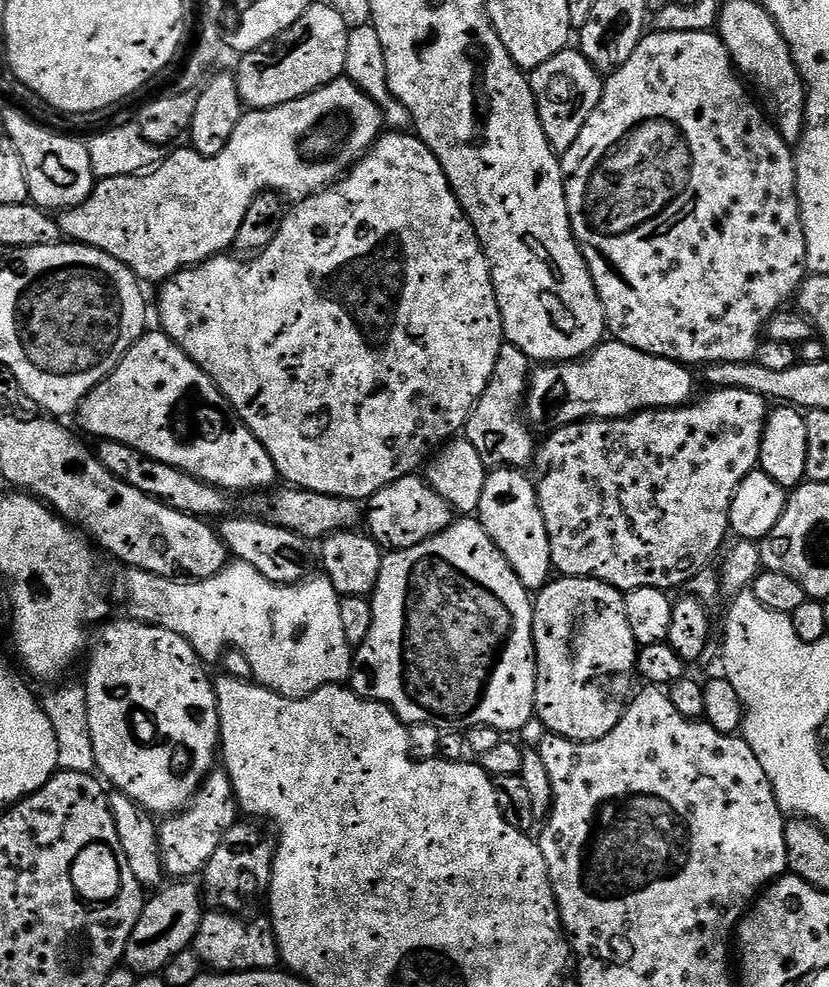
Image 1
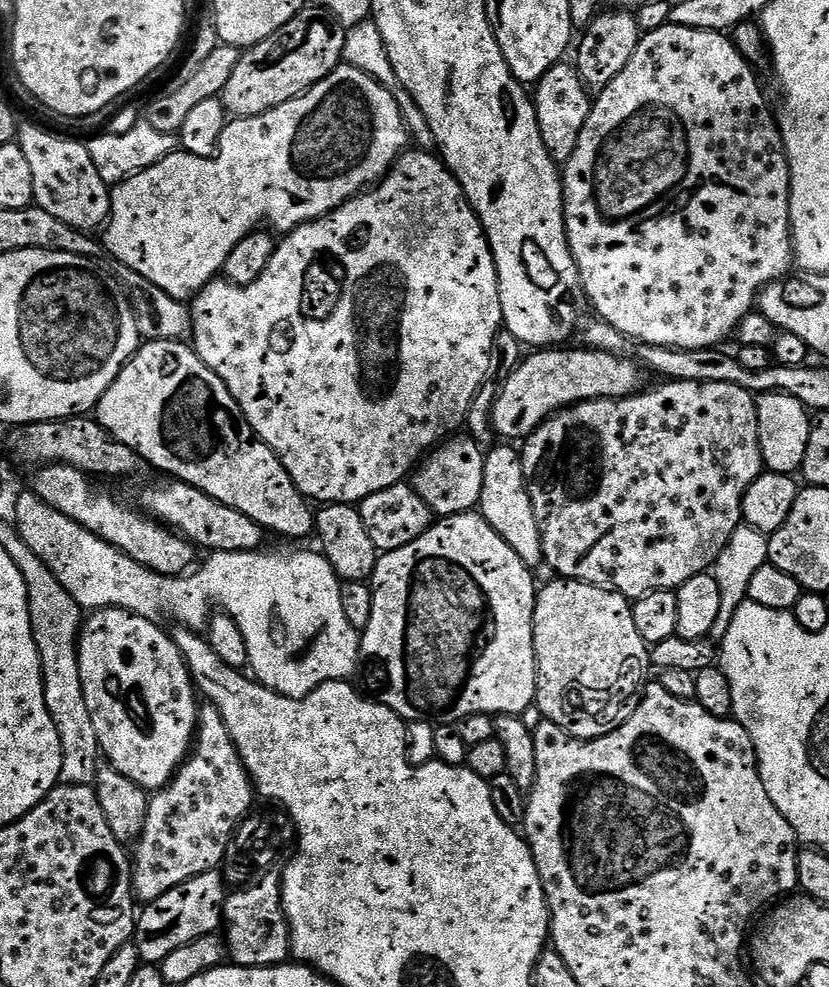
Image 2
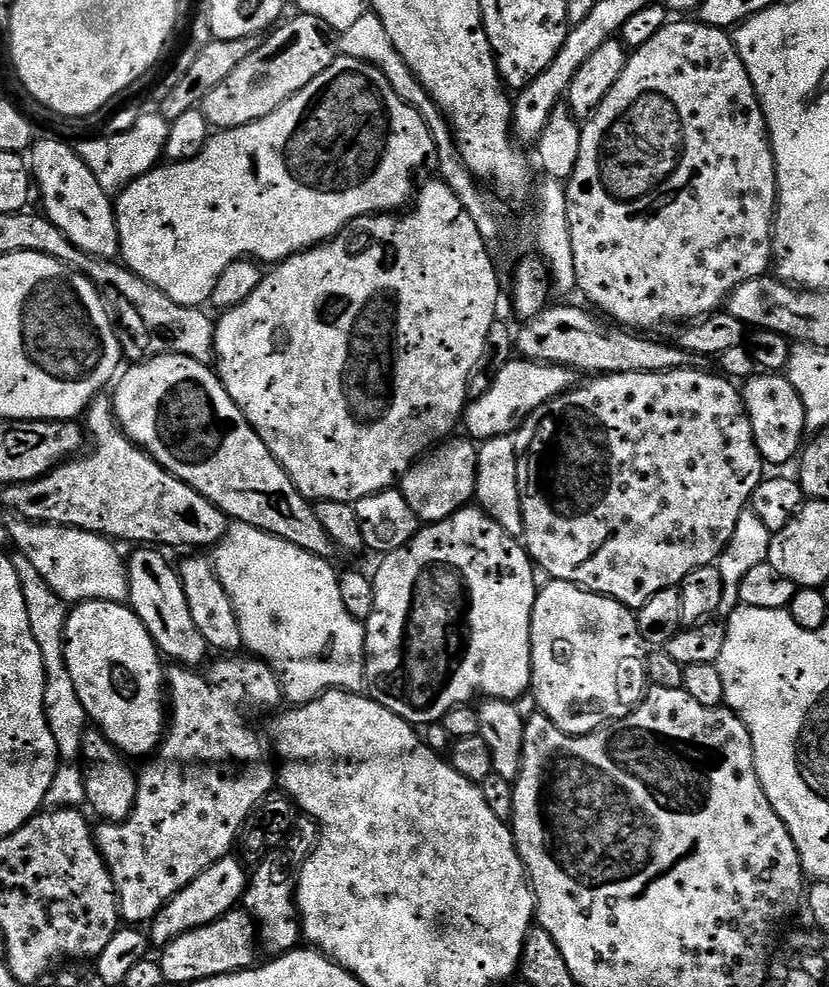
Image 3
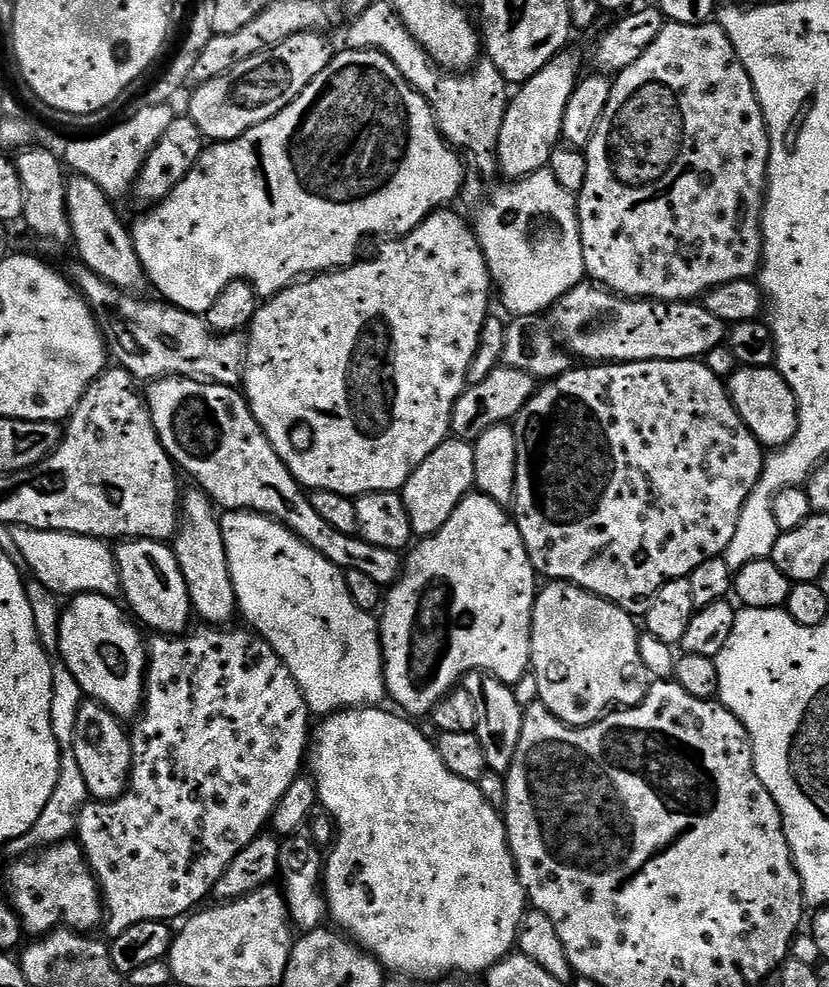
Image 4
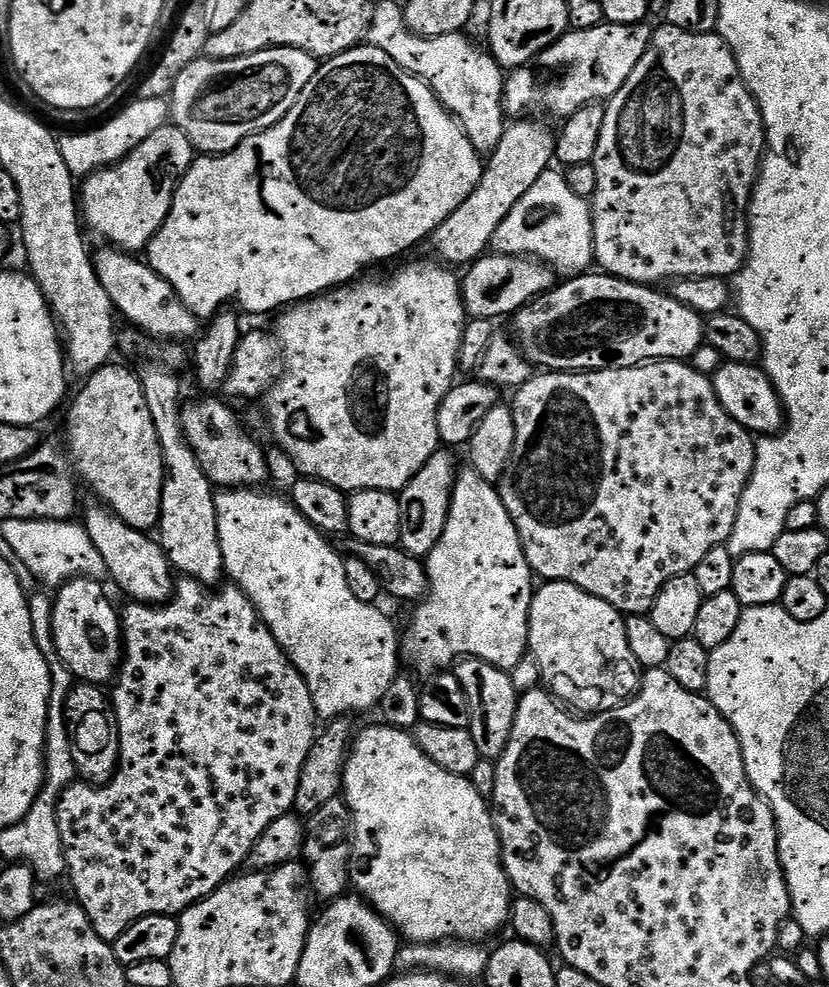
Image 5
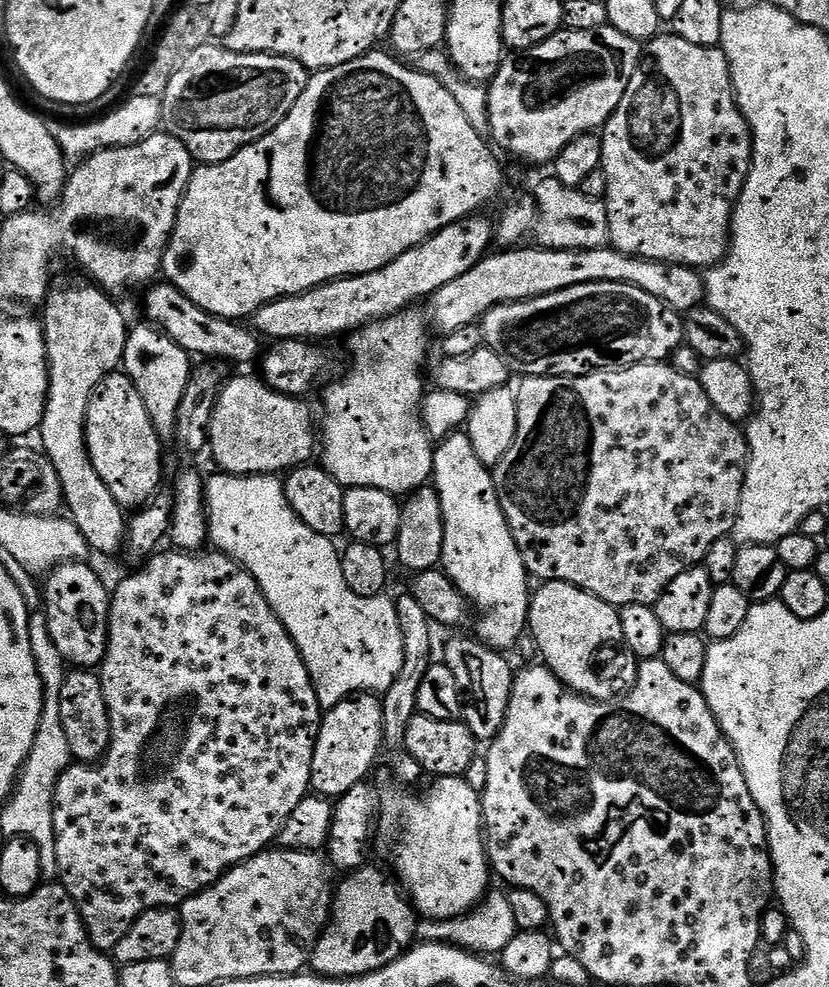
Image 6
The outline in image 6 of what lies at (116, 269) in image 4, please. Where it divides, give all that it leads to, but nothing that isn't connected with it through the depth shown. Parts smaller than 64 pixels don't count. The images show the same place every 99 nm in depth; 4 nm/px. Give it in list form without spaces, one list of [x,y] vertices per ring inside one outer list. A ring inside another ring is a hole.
[[[156,282],[147,292],[147,319],[163,332],[168,332],[170,338],[174,338],[174,342],[178,342],[178,346],[182,346],[182,350],[186,350],[193,357],[211,358],[216,362],[233,360],[236,364],[252,364],[261,359],[262,340],[251,327],[202,310],[194,302],[190,302],[190,298],[186,298],[186,294],[182,294],[182,290],[178,290],[173,284]]]

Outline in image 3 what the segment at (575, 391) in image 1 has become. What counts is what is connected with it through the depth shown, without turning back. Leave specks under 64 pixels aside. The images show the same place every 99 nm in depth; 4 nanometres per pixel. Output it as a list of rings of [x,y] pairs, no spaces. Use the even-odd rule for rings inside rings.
[[[513,358],[498,370],[482,398],[472,400],[465,407],[462,428],[473,441],[483,442],[499,436],[512,436],[520,431],[524,420],[546,402],[568,392],[577,383],[577,373],[565,364],[543,364],[540,360]]]

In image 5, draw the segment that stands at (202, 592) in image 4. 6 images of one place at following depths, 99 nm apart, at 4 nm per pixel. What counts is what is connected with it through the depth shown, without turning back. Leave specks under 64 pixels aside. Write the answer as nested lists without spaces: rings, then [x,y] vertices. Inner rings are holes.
[[[167,366],[159,367],[139,369],[138,372],[142,390],[146,394],[146,406],[150,406],[150,418],[154,418],[154,430],[158,434],[164,459],[158,543],[166,554],[168,563],[181,577],[216,586],[226,576],[222,546],[218,538],[216,492],[180,426],[182,399],[180,400],[180,380],[176,377],[179,375]]]

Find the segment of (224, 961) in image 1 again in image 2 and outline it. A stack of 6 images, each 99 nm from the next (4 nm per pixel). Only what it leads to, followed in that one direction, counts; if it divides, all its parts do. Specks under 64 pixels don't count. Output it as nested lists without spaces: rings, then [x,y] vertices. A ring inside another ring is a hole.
[[[269,870],[259,877],[255,882],[237,887],[227,893],[224,901],[224,915],[222,917],[222,939],[226,945],[226,956],[229,961],[237,968],[273,968],[275,964],[285,963],[289,959],[292,950],[292,935],[288,929],[288,919],[284,913],[284,907],[280,901],[280,878],[281,873],[276,870]]]

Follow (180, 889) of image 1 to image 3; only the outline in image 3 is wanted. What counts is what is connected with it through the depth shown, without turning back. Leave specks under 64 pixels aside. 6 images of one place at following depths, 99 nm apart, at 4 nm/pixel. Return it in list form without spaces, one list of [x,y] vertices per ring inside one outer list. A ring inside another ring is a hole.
[[[236,854],[223,856],[214,866],[202,870],[190,886],[186,886],[174,897],[163,910],[150,921],[150,940],[157,949],[162,950],[174,938],[186,934],[190,930],[198,930],[226,913],[233,911],[243,901],[244,892],[250,881],[249,869],[244,869],[242,861]]]

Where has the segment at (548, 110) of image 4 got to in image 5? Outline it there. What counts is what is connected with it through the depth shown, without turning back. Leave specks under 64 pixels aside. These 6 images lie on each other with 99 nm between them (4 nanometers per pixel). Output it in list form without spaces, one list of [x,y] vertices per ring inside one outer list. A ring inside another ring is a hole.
[[[522,118],[507,125],[502,134],[502,142],[498,142],[498,146],[487,157],[484,177],[478,182],[474,194],[470,194],[470,198],[466,198],[466,202],[462,202],[462,206],[458,206],[458,210],[454,210],[454,214],[450,214],[450,218],[446,218],[446,222],[442,222],[442,226],[438,226],[432,233],[430,245],[432,244],[433,250],[437,252],[435,255],[445,265],[467,266],[485,255],[489,251],[498,226],[502,226],[506,214],[510,214],[510,210],[517,204],[518,199],[522,198],[541,174],[551,167],[556,155],[556,136],[542,124],[545,123],[532,118]]]

